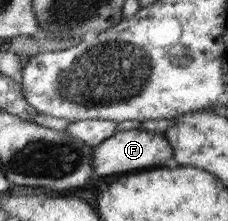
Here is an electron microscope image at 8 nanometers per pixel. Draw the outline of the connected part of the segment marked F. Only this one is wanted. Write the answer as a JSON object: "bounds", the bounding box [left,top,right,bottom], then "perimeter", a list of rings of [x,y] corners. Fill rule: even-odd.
{"bounds":[94,128,174,181],"perimeter":[[[142,128],[117,131],[112,137],[94,147],[94,181],[112,181],[132,174],[154,168],[165,168],[173,164],[174,153],[164,134],[149,132]]]}

